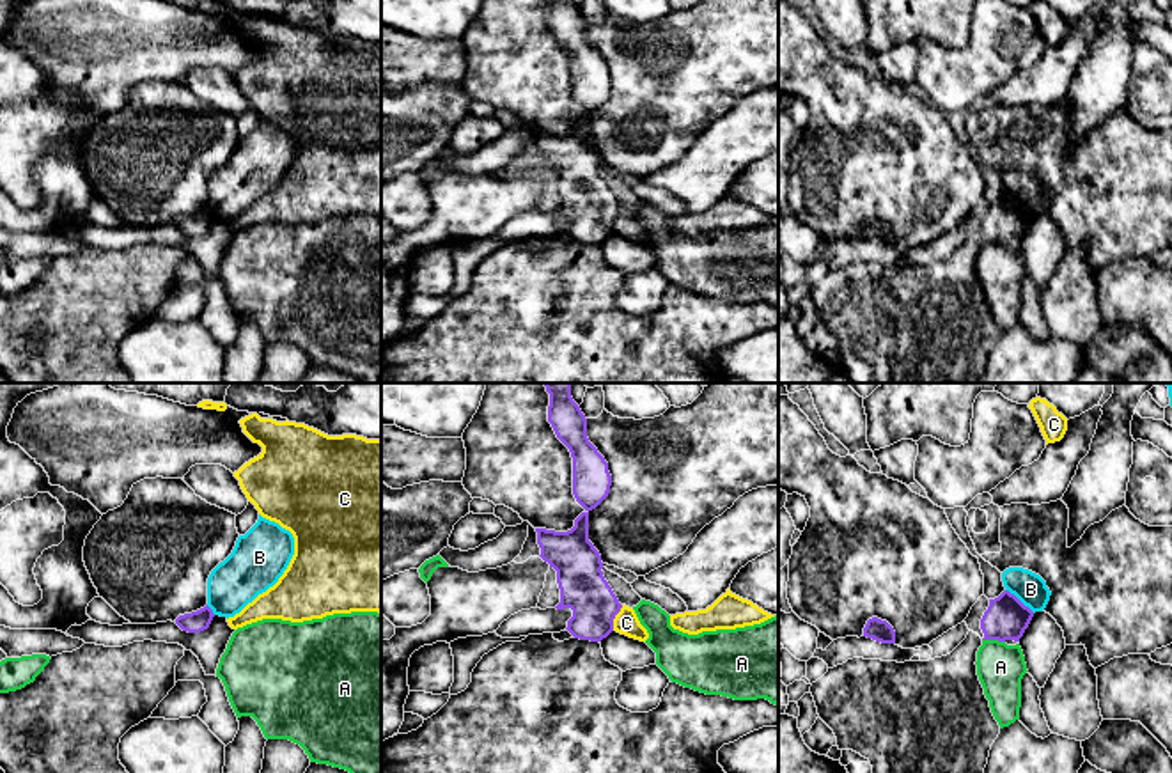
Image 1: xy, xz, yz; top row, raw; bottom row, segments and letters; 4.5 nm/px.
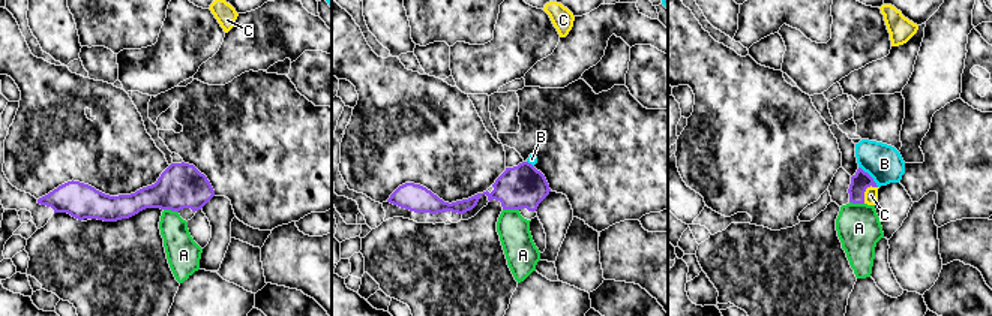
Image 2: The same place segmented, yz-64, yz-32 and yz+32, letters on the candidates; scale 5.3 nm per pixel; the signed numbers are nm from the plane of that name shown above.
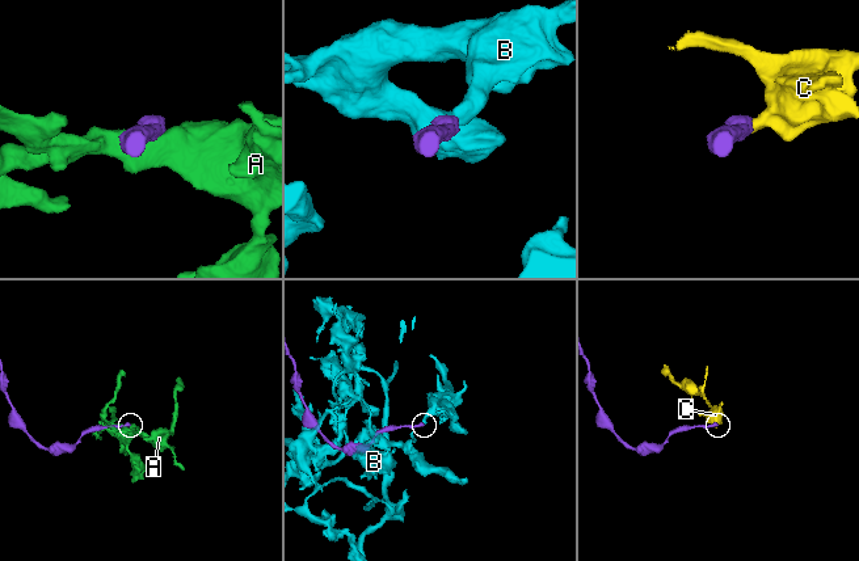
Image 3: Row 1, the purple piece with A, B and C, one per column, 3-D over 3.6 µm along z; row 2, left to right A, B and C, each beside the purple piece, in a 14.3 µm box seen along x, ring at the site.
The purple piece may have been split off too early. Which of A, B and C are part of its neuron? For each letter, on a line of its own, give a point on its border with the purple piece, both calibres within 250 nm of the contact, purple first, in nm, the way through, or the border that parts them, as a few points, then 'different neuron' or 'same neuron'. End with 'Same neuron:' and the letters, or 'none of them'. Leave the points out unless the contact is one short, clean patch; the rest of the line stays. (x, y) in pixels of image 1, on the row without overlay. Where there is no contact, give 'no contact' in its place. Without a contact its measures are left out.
A: yz (993, 242) | 190/220 nm | along yz (983, 242), (1004, 245) | different neuron
B: yz (1018, 203) | 190/150 nm | different neuron
C: xz (614, 220) | 220/110 nm | along xz (623, 208), (612, 233) | different neuron
Same neuron: none of them

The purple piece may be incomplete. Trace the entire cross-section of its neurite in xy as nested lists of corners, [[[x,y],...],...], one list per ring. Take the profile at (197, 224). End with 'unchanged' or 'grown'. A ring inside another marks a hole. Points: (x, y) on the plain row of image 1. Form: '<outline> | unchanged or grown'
[[[206,207],[204,211],[191,215],[191,216],[184,216],[179,218],[176,222],[176,227],[188,236],[200,236],[204,232],[209,230],[211,223],[213,223],[215,216],[213,213]]] | unchanged

